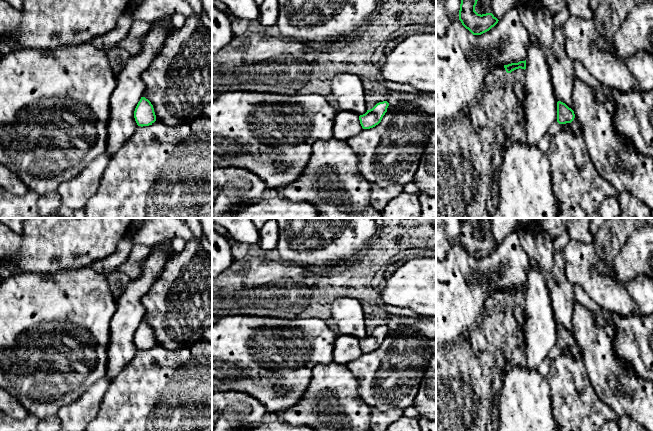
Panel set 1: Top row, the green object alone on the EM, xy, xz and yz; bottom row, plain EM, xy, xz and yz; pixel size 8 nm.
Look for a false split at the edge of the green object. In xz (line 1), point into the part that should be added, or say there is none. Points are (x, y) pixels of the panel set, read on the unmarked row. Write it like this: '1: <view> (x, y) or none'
1: none

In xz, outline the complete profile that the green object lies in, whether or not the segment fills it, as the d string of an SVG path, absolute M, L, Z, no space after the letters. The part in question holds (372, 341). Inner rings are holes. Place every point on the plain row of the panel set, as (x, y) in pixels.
M387 325L377 327L372 333L367 334L363 339L359 340L360 348L363 353L370 353L378 349L385 337L389 327Z

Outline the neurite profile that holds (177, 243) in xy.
M175 237L171 240L171 246L175 253L180 253L186 246L186 241L181 237Z

